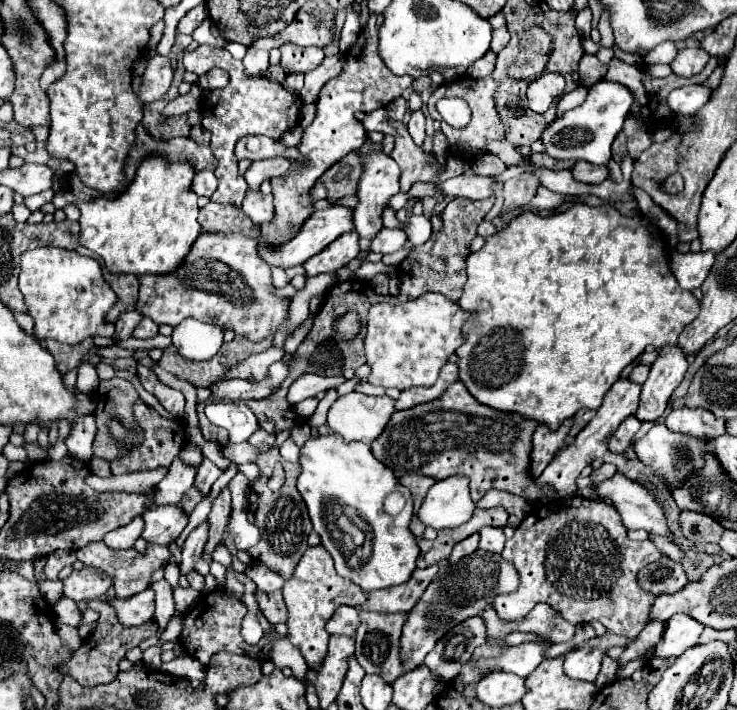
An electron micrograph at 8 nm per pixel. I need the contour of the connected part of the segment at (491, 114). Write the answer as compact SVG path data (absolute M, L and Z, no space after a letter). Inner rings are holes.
M462 77L462 79L456 79L454 83L442 83L434 93L432 93L432 97L430 97L430 101L428 101L428 115L432 117L433 120L441 121L440 113L438 113L438 109L436 109L436 103L438 103L438 99L442 99L442 97L460 97L460 99L464 99L466 103L468 103L468 107L470 107L470 111L472 111L472 121L466 125L466 127L462 127L462 129L454 129L454 127L450 127L446 121L441 121L441 131L448 137L448 141L450 141L450 147L466 147L468 151L474 151L474 155L478 155L478 153L484 153L486 151L486 147L484 147L484 143L486 143L486 139L502 139L504 137L504 125L502 125L502 121L498 119L498 113L496 113L496 109L494 109L494 91L496 91L496 81L492 79L492 77L482 77L482 79L474 79L474 77Z

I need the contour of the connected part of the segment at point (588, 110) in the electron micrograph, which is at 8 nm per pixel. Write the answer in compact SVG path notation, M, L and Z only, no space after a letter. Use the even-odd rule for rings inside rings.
M598 81L592 85L586 101L566 111L562 117L556 117L548 123L540 135L544 143L544 151L554 159L574 159L574 161L588 161L594 165L608 165L612 161L612 141L622 131L624 119L628 117L632 95L614 81Z

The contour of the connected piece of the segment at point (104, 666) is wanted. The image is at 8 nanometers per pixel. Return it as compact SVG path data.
M94 599L94 601L88 603L88 607L100 613L100 619L96 621L96 629L94 629L92 635L88 635L82 641L82 647L74 653L74 657L60 669L64 671L64 675L70 673L84 687L94 687L94 685L110 683L118 675L118 661L124 657L124 653L128 649L140 645L144 639L156 635L158 623L156 621L148 621L148 623L144 623L140 627L124 627L124 625L118 623L118 619L114 615L114 609L108 603L104 603L100 599Z

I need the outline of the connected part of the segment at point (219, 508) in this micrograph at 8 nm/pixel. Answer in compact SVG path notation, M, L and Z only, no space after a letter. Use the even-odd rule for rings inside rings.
M226 485L226 487L220 491L220 495L214 499L212 509L210 509L210 515L208 515L210 537L208 537L208 543L206 543L206 555L204 555L206 561L212 559L214 547L222 541L222 533L224 533L226 521L228 521L228 517L230 517L230 511L232 511L232 499L230 499L230 489L228 489L228 485Z

